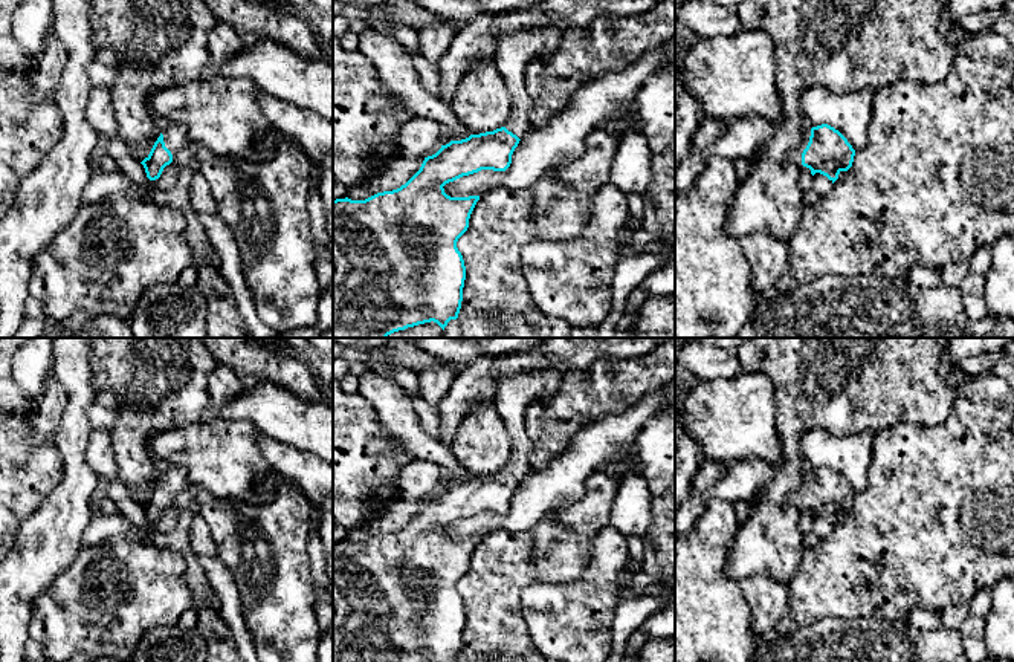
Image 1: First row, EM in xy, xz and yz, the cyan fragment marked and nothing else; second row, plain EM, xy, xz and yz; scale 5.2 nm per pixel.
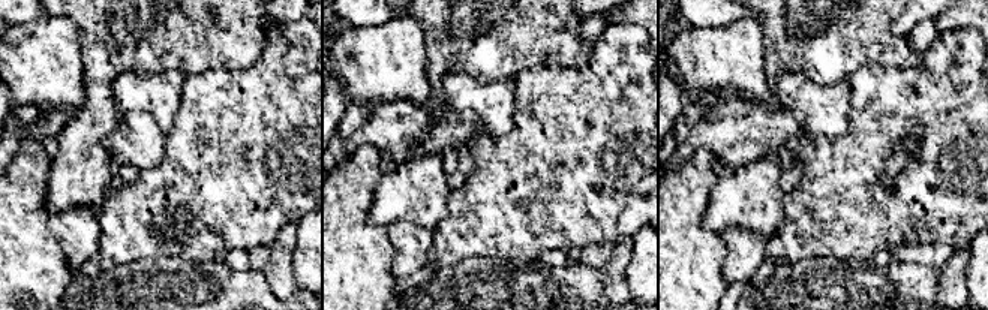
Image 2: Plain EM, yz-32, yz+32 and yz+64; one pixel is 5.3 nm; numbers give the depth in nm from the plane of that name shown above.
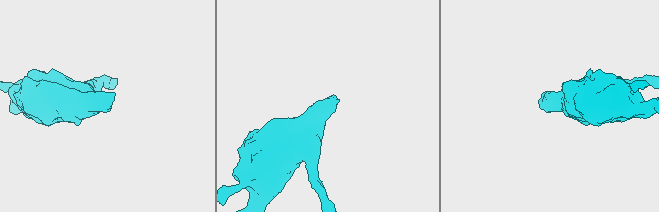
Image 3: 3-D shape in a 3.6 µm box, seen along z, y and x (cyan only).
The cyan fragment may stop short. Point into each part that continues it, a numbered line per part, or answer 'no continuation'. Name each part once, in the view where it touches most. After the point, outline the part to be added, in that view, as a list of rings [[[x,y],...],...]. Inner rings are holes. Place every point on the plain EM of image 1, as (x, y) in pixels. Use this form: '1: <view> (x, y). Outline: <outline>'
1: yz (794, 497). Outline: [[[809,468],[805,469],[805,483],[786,497],[786,503],[802,506],[802,495],[809,485],[811,471]]]

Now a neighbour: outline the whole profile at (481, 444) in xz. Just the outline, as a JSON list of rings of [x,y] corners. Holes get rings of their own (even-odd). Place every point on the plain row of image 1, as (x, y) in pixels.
[[[495,407],[470,411],[458,427],[449,448],[470,477],[504,469],[512,440]]]

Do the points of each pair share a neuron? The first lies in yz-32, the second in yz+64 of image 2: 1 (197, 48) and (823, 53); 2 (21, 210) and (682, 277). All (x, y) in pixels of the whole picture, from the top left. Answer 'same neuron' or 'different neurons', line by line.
1: same neuron
2: same neuron

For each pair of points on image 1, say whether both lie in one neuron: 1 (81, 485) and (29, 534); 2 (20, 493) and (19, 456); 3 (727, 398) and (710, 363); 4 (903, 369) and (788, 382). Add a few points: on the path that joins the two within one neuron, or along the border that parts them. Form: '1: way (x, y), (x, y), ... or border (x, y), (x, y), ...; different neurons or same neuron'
1: way (69, 497), (41, 525); same neuron
2: way (22, 482), (28, 462); same neuron
3: border (742, 370), (733, 376), (692, 382); different neurons
4: way (874, 369), (848, 386), (836, 375), (817, 375); same neuron

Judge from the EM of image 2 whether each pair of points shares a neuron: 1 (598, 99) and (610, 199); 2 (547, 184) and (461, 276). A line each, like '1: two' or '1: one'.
1: one
2: two

